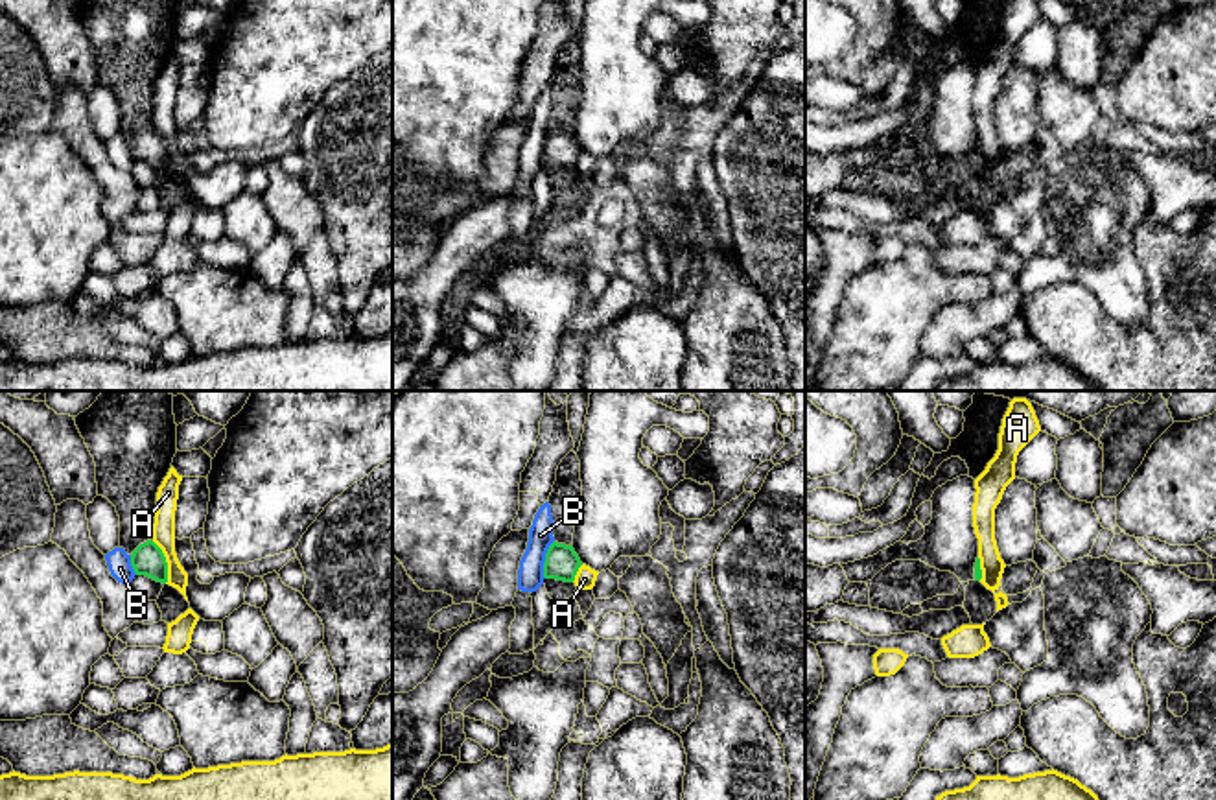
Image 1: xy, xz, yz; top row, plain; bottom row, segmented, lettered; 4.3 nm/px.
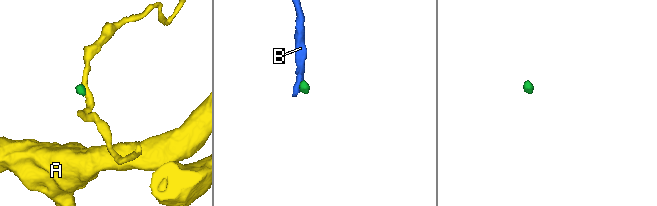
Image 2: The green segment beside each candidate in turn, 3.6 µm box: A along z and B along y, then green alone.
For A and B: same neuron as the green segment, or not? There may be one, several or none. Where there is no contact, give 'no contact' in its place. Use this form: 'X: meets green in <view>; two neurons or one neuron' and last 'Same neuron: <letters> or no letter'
A: meets green in xy; two neurons
B: meets green in xz; two neurons
Same neuron: no letter

